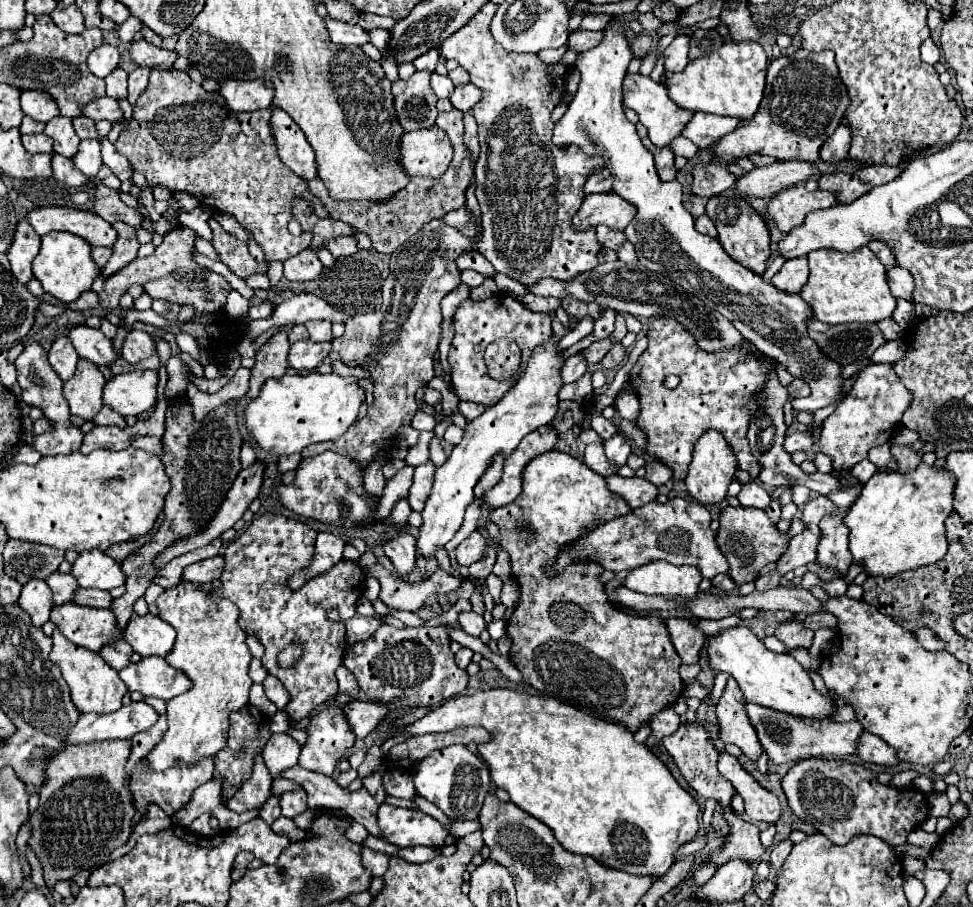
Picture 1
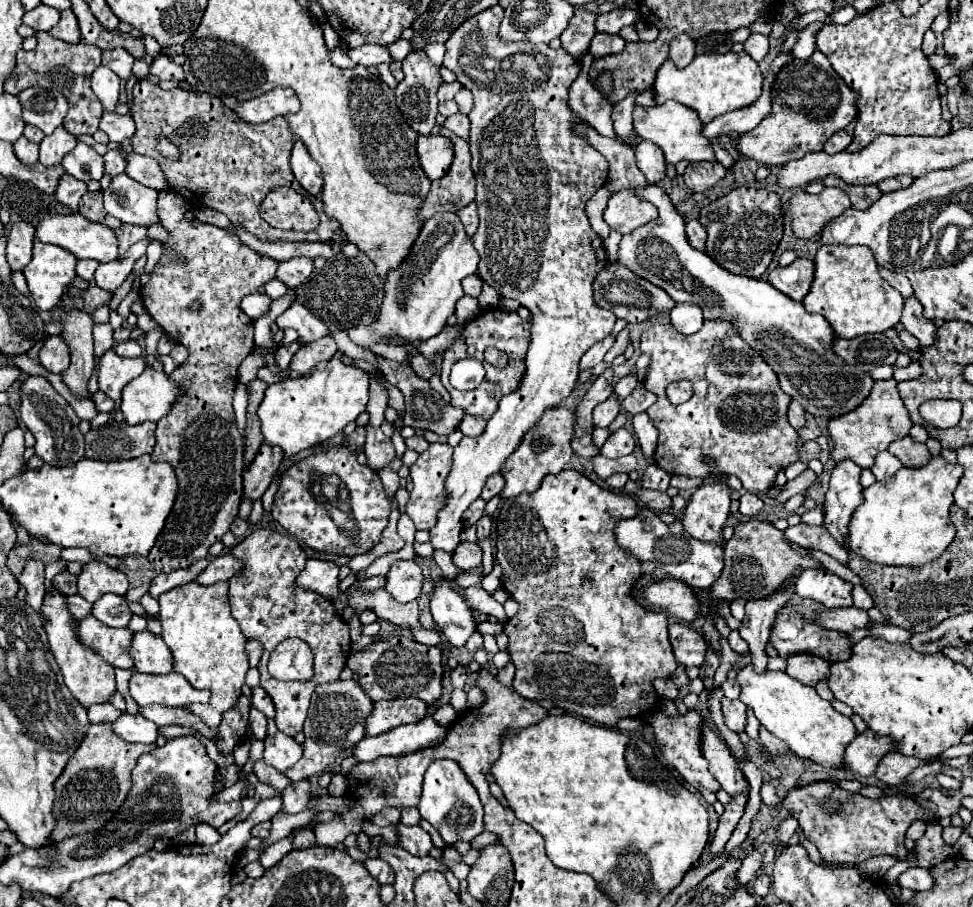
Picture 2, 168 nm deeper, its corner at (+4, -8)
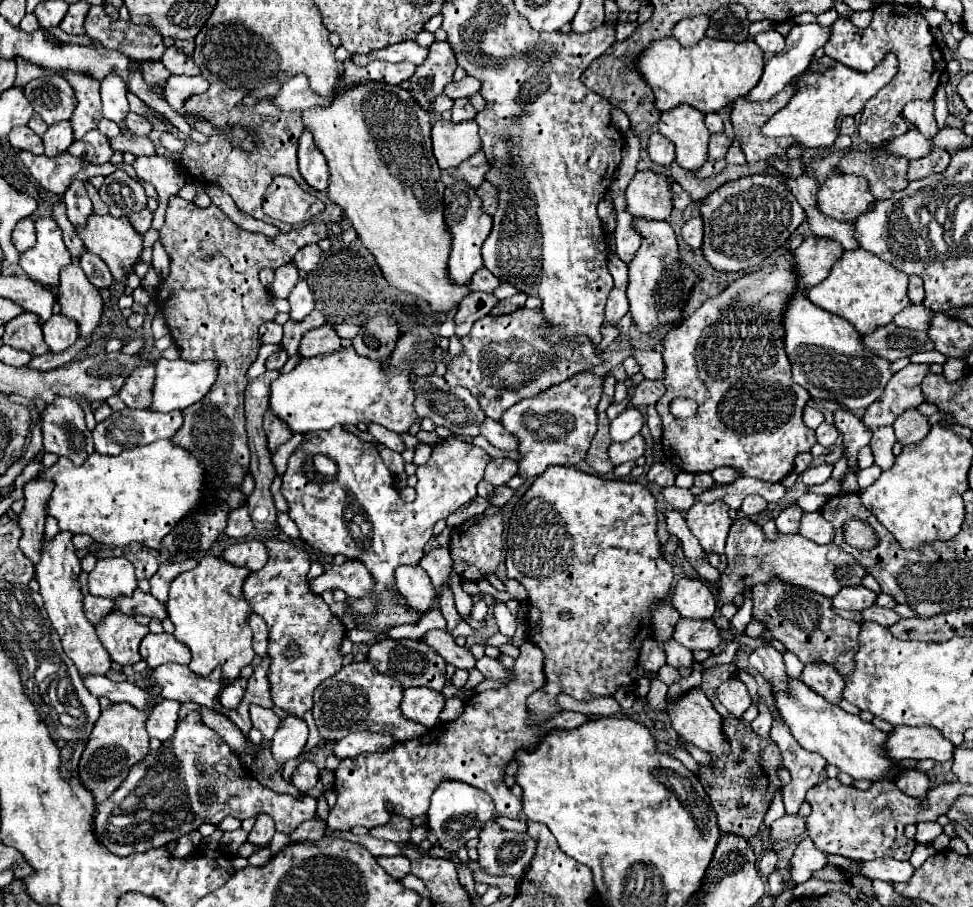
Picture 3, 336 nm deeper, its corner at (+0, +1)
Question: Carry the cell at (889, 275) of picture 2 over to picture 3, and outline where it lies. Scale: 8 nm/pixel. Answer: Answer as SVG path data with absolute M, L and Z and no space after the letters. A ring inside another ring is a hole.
M910 276L908 298L912 304L922 304L922 300L924 300L924 288L922 288L922 280L918 276Z

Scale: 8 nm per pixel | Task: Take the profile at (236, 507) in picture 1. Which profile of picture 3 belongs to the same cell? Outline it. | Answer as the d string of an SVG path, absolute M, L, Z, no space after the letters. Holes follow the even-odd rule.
M268 410L264 414L264 430L268 436L268 446L274 452L280 444L288 442L292 438L292 432L288 432L288 428L284 428L284 424L280 424L280 420L276 420L276 416L272 416L272 412Z

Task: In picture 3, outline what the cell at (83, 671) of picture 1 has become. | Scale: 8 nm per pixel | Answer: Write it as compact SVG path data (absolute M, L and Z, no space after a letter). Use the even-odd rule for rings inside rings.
M60 530L50 542L42 542L40 548L40 562L36 564L36 580L40 584L40 594L44 598L44 608L52 620L54 630L60 636L62 648L68 658L76 664L80 676L88 674L106 674L110 670L110 656L100 644L96 636L96 628L88 622L84 616L84 596L80 592L78 584L78 574L82 572L80 568L80 558L76 556L76 548L72 544L72 536L68 531Z

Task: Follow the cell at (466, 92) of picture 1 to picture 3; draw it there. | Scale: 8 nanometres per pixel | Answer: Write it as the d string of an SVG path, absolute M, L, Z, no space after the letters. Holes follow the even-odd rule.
M440 94L438 98L434 98L434 102L432 102L432 108L430 108L430 112L442 114L444 110L450 110L450 108L452 108L452 104L454 104L454 100L452 100L452 98L448 98L446 94Z

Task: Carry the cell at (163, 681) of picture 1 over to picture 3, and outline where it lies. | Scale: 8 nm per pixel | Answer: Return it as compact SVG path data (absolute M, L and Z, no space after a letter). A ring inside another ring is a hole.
M164 664L148 676L150 686L160 686L162 696L176 702L194 702L206 708L214 708L216 698L224 690L224 680L220 680L220 668L210 676L196 676L188 666Z

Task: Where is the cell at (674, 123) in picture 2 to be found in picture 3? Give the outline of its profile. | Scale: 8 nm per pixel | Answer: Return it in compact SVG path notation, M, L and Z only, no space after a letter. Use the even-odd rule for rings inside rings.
M678 106L660 114L658 132L676 146L676 162L684 170L700 170L708 160L710 132L704 126L704 114L692 106Z

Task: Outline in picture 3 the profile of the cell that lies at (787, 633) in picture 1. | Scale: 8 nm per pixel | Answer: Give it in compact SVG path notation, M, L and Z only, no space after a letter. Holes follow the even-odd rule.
M808 664L802 672L802 682L826 698L830 704L842 702L842 690L844 690L844 678L830 668L828 664Z

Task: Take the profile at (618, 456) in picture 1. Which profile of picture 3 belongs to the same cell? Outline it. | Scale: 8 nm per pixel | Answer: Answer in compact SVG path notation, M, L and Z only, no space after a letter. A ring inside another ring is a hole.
M628 406L622 414L618 414L610 424L610 436L614 442L626 442L636 436L644 426L644 416L634 406Z

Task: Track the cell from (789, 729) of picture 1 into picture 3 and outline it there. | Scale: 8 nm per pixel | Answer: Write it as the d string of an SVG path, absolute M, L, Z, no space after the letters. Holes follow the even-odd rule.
M898 726L894 732L888 734L884 744L892 760L936 760L946 762L952 758L954 748L950 740L944 740L936 728L928 726Z

